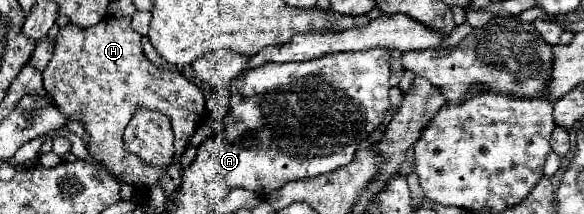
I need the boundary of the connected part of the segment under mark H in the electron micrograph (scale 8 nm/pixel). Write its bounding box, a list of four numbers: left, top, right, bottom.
[43,17,205,197]

